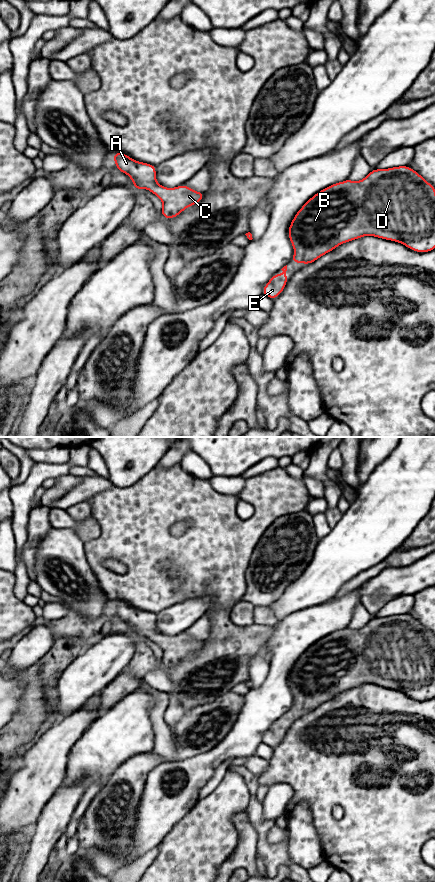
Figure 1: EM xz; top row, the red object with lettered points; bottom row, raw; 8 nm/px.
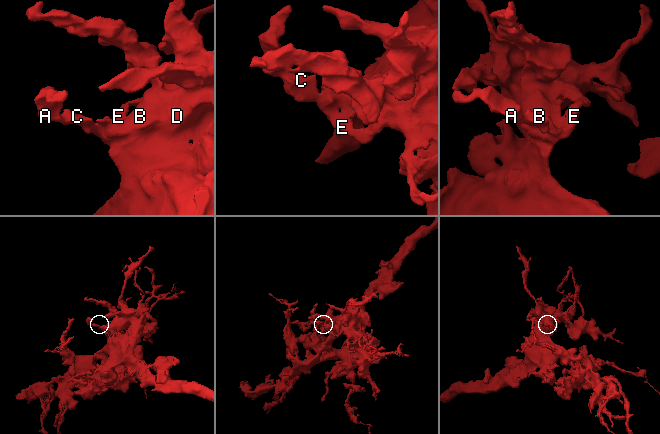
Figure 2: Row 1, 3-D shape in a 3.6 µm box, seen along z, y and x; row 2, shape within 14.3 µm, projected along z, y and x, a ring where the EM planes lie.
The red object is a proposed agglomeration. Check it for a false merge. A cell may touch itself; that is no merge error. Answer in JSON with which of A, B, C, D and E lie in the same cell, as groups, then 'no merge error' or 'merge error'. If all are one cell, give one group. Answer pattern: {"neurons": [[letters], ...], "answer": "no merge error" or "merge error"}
{"neurons": [["A", "B", "C", "D", "E"]], "answer": "no merge error"}

